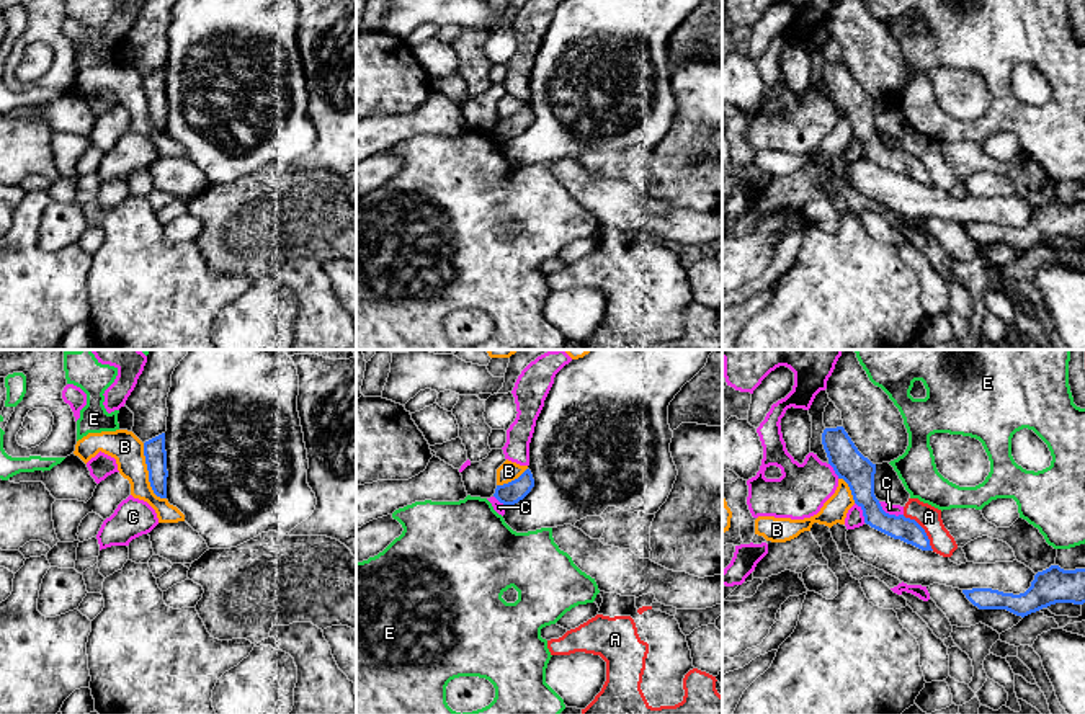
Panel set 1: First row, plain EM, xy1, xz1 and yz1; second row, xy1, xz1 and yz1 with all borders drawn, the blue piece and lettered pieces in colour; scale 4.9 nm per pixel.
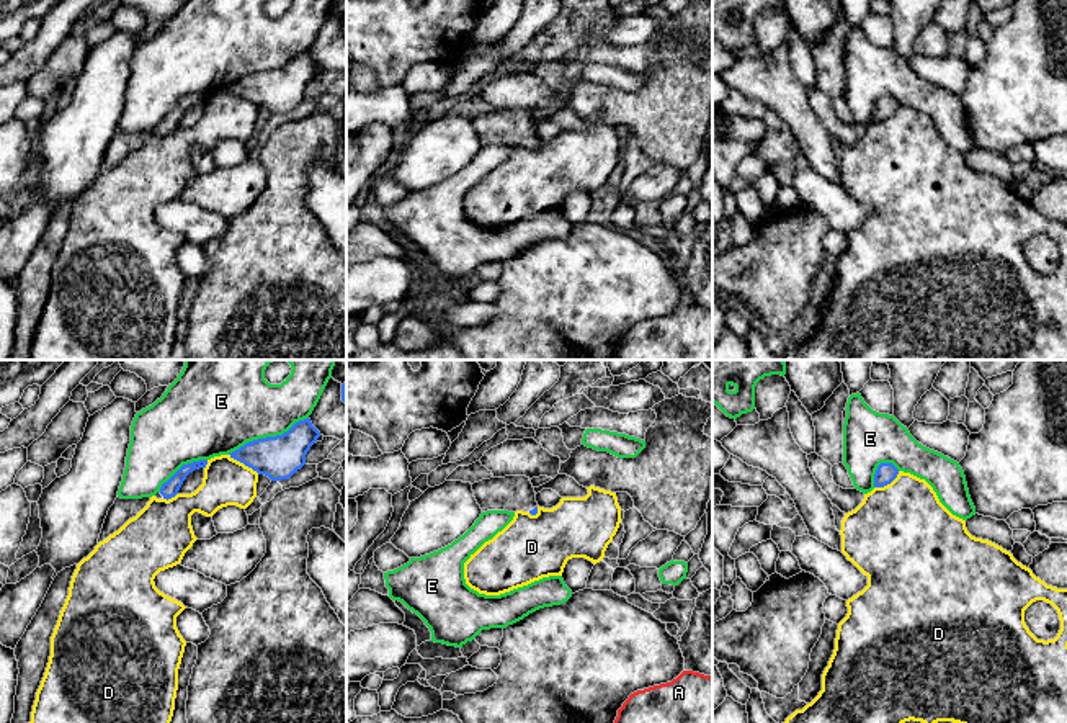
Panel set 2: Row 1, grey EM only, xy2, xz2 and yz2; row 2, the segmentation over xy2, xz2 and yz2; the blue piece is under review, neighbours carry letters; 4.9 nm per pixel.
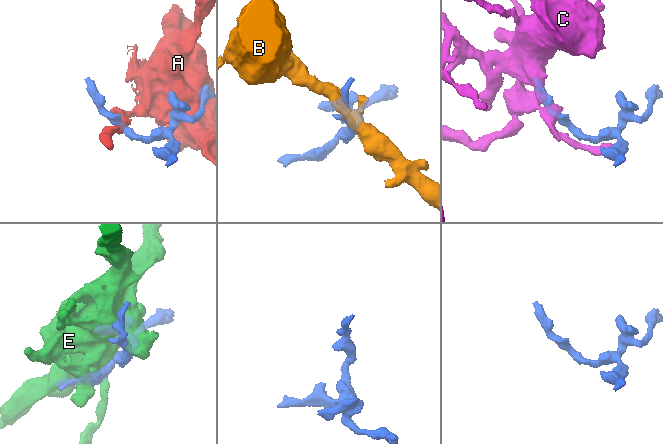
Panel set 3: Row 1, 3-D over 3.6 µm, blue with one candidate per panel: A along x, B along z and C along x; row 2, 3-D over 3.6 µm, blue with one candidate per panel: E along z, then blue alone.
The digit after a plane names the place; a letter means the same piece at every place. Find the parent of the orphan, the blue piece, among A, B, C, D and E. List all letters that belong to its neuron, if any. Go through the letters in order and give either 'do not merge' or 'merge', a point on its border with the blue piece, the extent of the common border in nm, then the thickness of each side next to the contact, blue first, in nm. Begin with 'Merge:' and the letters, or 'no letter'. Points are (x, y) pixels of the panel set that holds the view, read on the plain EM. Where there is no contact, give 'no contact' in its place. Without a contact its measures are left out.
Merge: no letter
A: do not merge; meets blue in yz1 at (924, 164); contact 240 nm long; 120 nm thick on the blue side, 120 nm on the other
B: do not merge; meets blue in xy1 at (149, 108); contact 300 nm long; 110 nm thick on the blue side, 160 nm on the other
C: do not merge; meets blue in yz1 at (888, 147); contact 140 nm long; 160 nm thick on the blue side, 50 nm on the other
D: do not merge; meets blue in xy2 at (244, 97); contact 180 nm long; 220 nm thick on the blue side, 220 nm on the other
E: do not merge; meets blue in xy2 at (267, 71); contact 440 nm long; 220 nm thick on the blue side, 400 nm on the other

